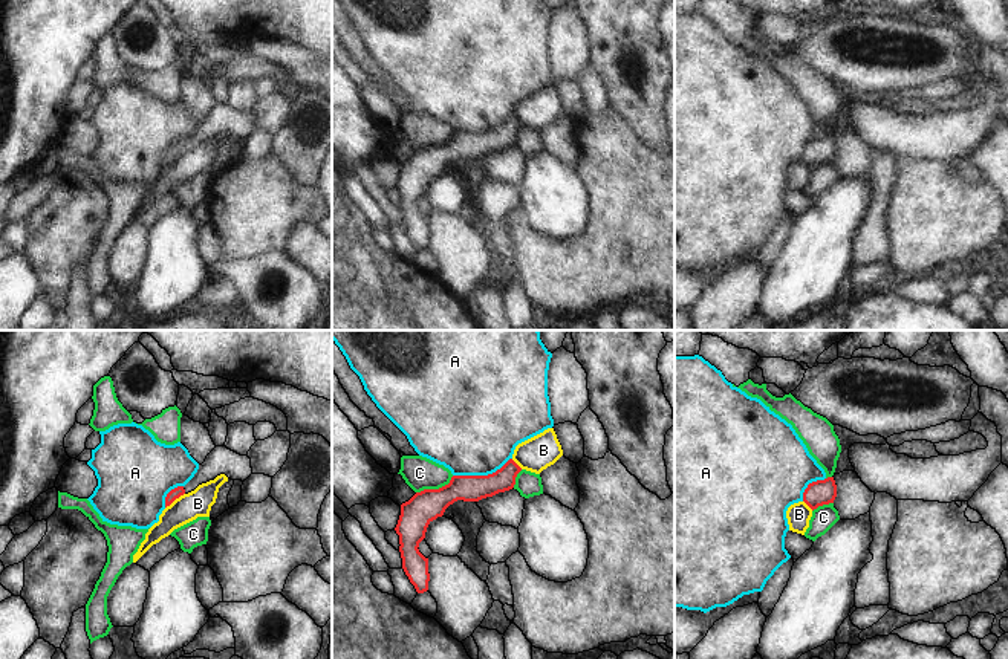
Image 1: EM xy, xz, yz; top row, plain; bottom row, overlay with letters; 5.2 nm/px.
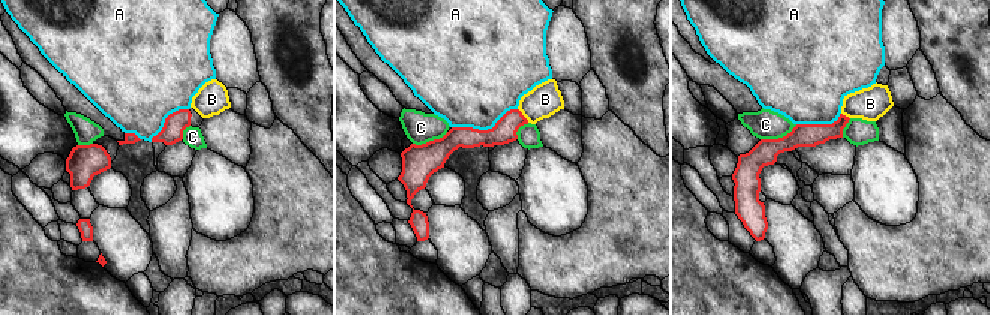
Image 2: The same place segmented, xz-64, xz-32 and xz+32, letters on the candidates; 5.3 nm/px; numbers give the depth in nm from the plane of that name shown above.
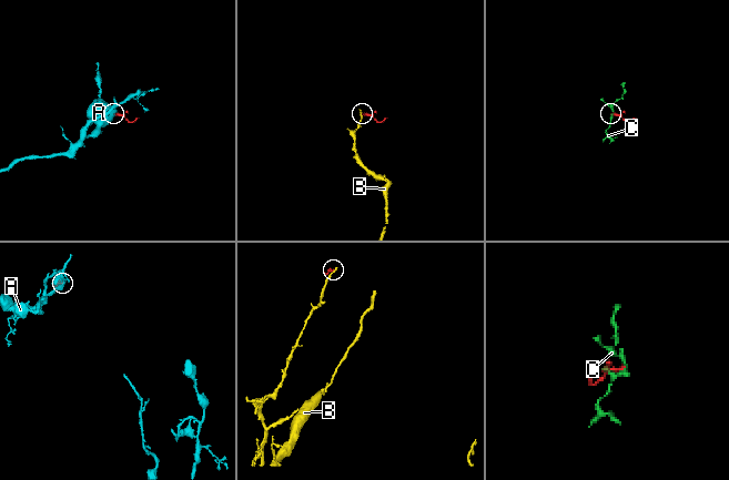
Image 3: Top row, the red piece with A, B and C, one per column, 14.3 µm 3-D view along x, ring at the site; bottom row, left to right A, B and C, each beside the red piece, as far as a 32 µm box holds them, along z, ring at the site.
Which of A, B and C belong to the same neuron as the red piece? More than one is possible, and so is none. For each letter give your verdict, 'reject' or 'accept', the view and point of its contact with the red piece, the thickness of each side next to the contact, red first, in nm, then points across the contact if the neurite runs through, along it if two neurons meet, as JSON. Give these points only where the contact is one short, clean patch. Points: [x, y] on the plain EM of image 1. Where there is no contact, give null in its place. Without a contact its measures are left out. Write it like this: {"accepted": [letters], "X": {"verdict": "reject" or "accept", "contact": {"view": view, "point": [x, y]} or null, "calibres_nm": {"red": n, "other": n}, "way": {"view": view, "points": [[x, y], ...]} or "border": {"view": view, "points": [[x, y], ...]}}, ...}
{"accepted": [], "A": {"verdict": "reject", "contact": {"view": "xz", "point": [482, 133]}, "calibres_nm": {"red": 140, "other": 480}, "border": {"view": "xz", "points": [[511, 115], [487, 132], [453, 133]]}}, "B": {"verdict": "reject", "contact": {"view": "xy", "point": [175, 156]}, "calibres_nm": {"red": 60, "other": 140}, "border": {"view": "xy", "points": [[184, 150], [165, 165]]}}, "C": {"verdict": "reject", "contact": {"view": "xz", "point": [435, 147]}, "calibres_nm": {"red": 170, "other": 180}}}

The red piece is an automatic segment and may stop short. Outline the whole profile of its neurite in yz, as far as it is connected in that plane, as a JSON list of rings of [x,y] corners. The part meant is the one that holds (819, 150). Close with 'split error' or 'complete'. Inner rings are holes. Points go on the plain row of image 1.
[[[834,135],[817,138],[808,142],[803,150],[803,159],[814,168],[818,164],[834,161],[837,154],[837,142]]]; complete

